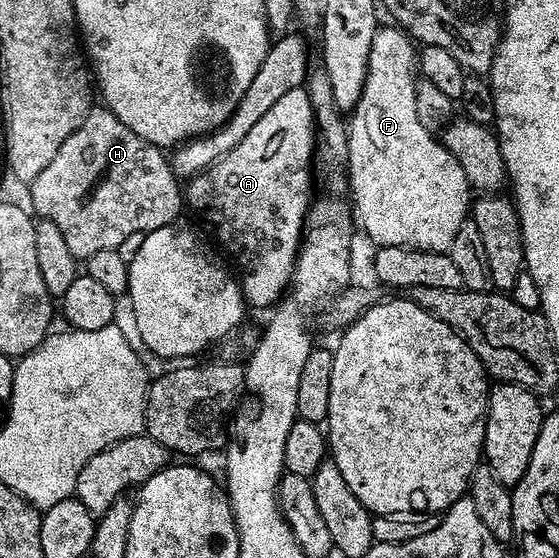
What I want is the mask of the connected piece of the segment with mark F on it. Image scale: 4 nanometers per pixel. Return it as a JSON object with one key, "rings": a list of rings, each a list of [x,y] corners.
{"rings":[[[397,26],[379,27],[378,33],[372,38],[372,48],[368,54],[368,66],[366,70],[366,81],[363,83],[363,90],[354,106],[354,111],[348,116],[348,196],[352,201],[352,215],[357,227],[366,231],[368,239],[374,246],[387,248],[388,246],[400,246],[401,248],[418,248],[421,252],[445,252],[449,253],[452,242],[456,238],[456,230],[468,219],[468,213],[472,208],[472,189],[460,162],[450,151],[441,144],[437,137],[424,130],[416,114],[416,48],[409,36]]]}

